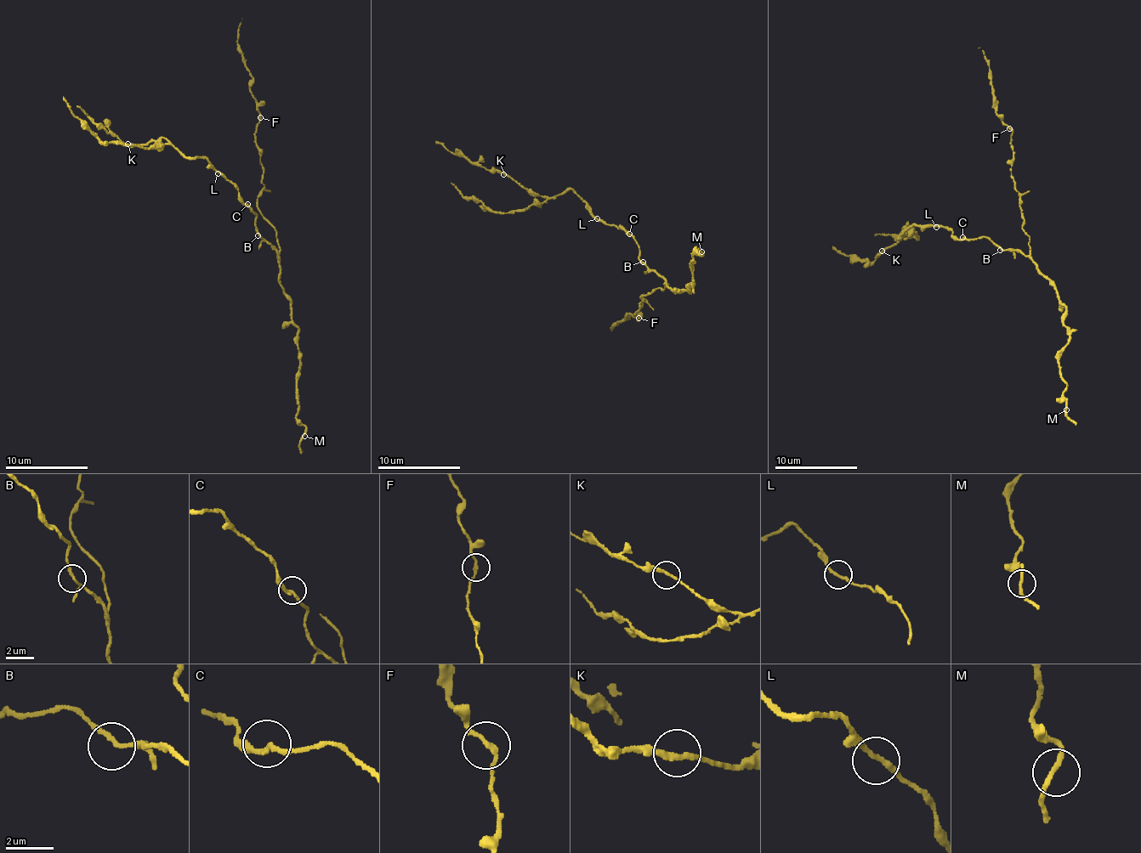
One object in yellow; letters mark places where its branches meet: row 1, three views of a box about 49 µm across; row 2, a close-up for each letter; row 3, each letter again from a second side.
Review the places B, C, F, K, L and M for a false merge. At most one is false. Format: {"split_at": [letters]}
{"split_at": []}

